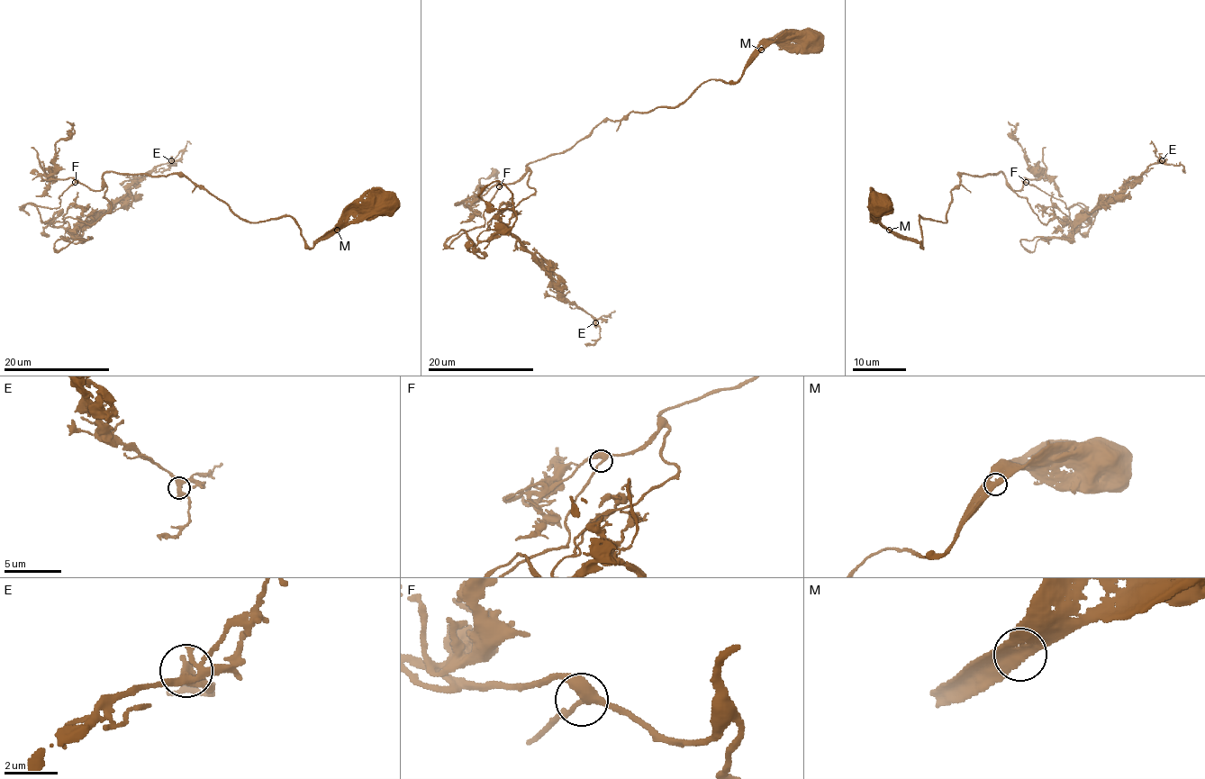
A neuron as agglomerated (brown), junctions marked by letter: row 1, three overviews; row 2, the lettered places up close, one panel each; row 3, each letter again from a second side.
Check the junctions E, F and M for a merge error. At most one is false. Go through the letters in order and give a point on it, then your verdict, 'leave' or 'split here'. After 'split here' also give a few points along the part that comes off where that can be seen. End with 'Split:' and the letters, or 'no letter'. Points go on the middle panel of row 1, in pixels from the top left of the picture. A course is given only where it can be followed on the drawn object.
E: at (595, 322); leave
F: at (499, 186); leave
M: at (761, 49); leave
Split: no letter

